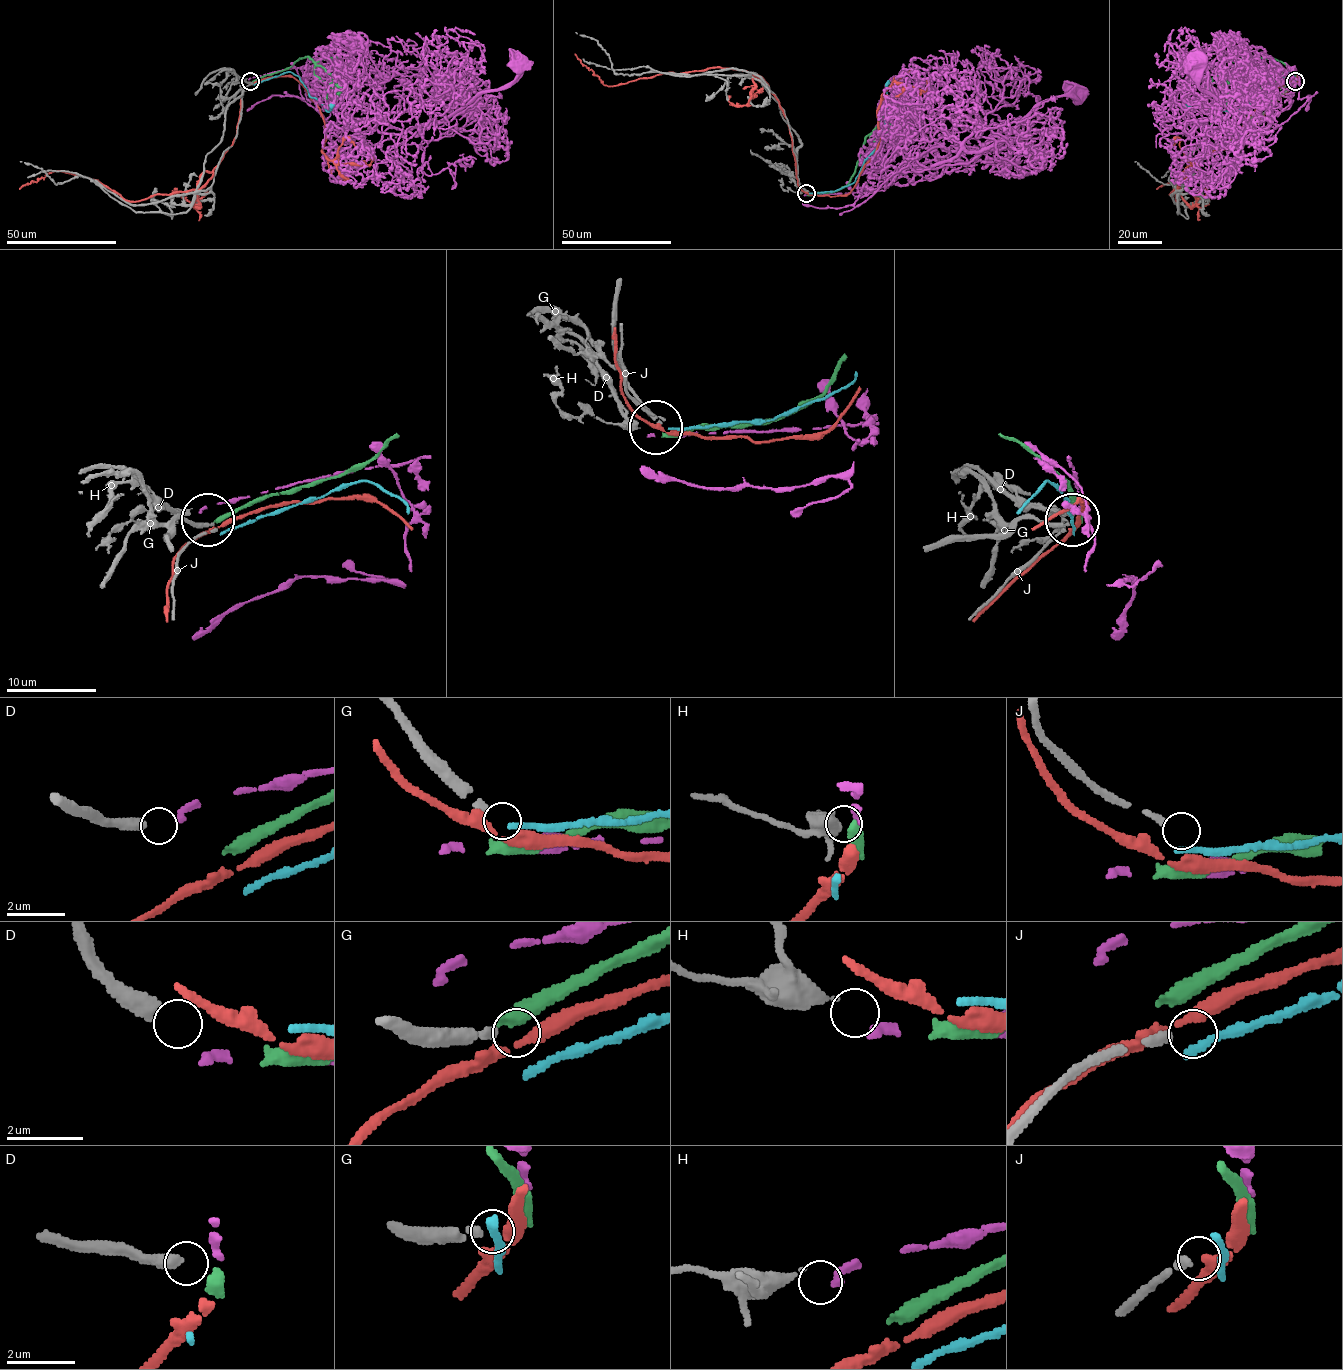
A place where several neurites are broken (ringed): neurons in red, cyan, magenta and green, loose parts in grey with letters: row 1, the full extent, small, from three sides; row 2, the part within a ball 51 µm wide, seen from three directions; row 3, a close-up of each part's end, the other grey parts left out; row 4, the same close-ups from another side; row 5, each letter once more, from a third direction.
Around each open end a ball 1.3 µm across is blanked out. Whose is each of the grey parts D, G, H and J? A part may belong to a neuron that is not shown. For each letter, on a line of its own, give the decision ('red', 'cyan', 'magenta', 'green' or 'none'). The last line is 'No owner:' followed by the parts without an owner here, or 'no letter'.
D: none
G: none
H: magenta
J: none
No owner: D, G, J

